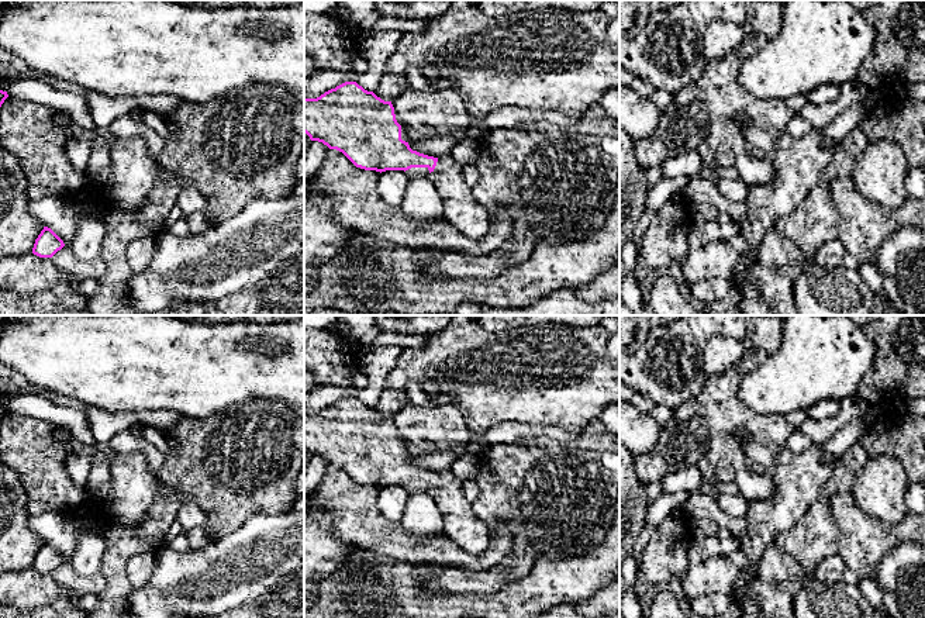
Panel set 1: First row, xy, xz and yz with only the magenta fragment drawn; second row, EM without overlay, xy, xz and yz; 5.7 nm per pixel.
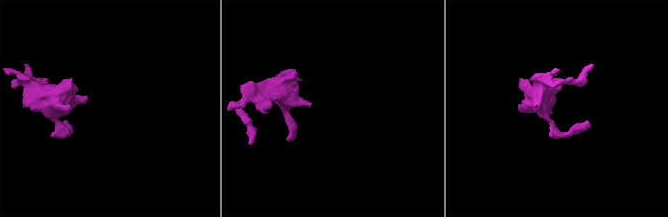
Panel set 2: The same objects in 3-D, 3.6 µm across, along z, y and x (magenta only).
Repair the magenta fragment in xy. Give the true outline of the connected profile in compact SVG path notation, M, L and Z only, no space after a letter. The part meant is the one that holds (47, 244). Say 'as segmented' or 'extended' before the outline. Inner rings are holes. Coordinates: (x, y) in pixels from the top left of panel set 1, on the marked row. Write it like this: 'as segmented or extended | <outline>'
as segmented | M44 227L35 239L32 253L39 258L52 258L63 246L63 241L51 228Z

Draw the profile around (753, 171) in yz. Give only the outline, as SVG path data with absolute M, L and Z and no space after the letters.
M743 152L736 158L735 168L739 173L739 179L748 187L769 184L776 175L773 160L767 160L764 156L753 156L749 152Z

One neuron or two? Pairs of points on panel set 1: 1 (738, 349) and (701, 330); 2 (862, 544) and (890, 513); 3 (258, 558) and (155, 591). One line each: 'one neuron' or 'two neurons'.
1: two neurons
2: two neurons
3: one neuron

